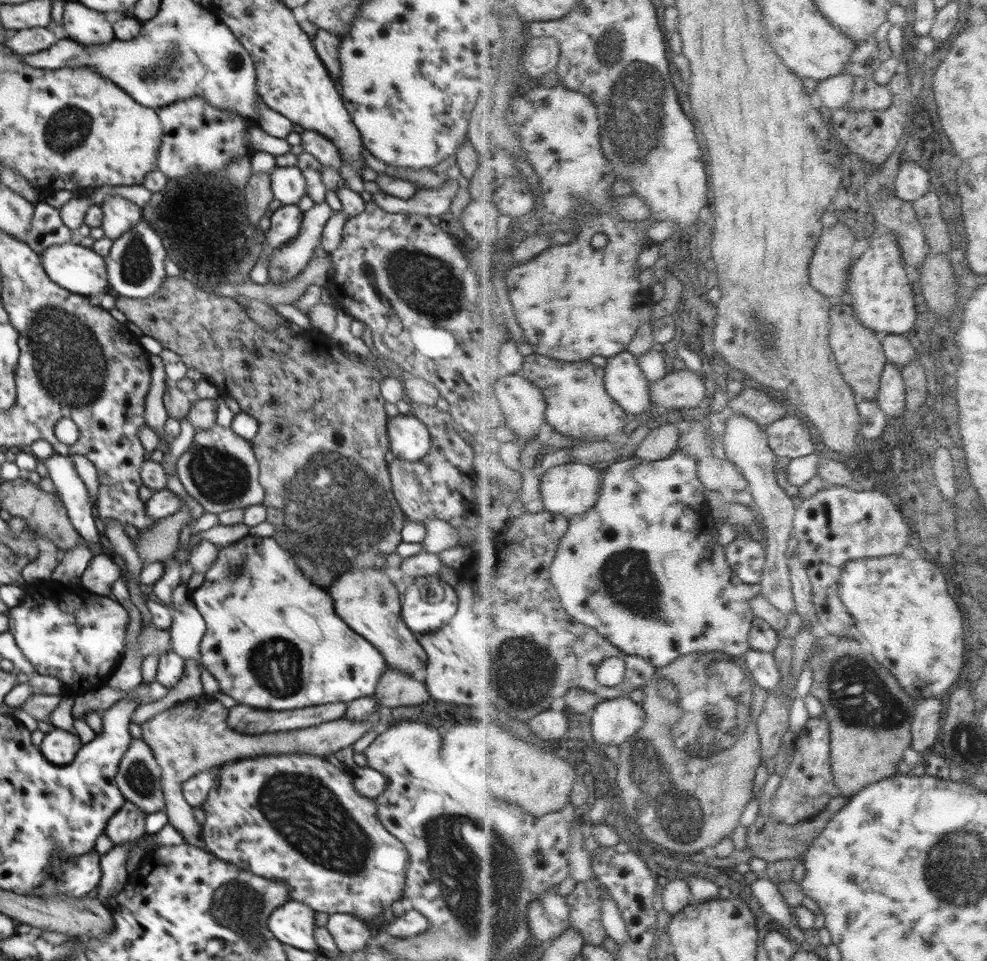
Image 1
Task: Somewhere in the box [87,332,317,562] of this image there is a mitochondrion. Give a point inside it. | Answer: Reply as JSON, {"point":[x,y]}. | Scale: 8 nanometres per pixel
{"point":[221,477]}

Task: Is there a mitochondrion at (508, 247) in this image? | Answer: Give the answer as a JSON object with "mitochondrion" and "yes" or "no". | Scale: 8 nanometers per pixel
{"mitochondrion":"no"}

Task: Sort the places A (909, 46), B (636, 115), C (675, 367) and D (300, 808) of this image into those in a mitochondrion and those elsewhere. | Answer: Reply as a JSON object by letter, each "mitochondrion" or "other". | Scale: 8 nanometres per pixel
{"A":"other","B":"mitochondrion","C":"other","D":"mitochondrion"}

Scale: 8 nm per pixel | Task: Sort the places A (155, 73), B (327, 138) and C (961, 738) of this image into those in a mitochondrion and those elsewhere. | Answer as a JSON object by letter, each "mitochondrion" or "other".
{"A":"mitochondrion","B":"other","C":"mitochondrion"}

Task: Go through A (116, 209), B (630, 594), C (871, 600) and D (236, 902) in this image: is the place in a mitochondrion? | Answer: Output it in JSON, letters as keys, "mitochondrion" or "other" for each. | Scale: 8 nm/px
{"A":"other","B":"mitochondrion","C":"other","D":"mitochondrion"}

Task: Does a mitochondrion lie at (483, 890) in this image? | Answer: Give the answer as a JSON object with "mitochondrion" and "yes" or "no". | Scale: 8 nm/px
{"mitochondrion":"yes"}

